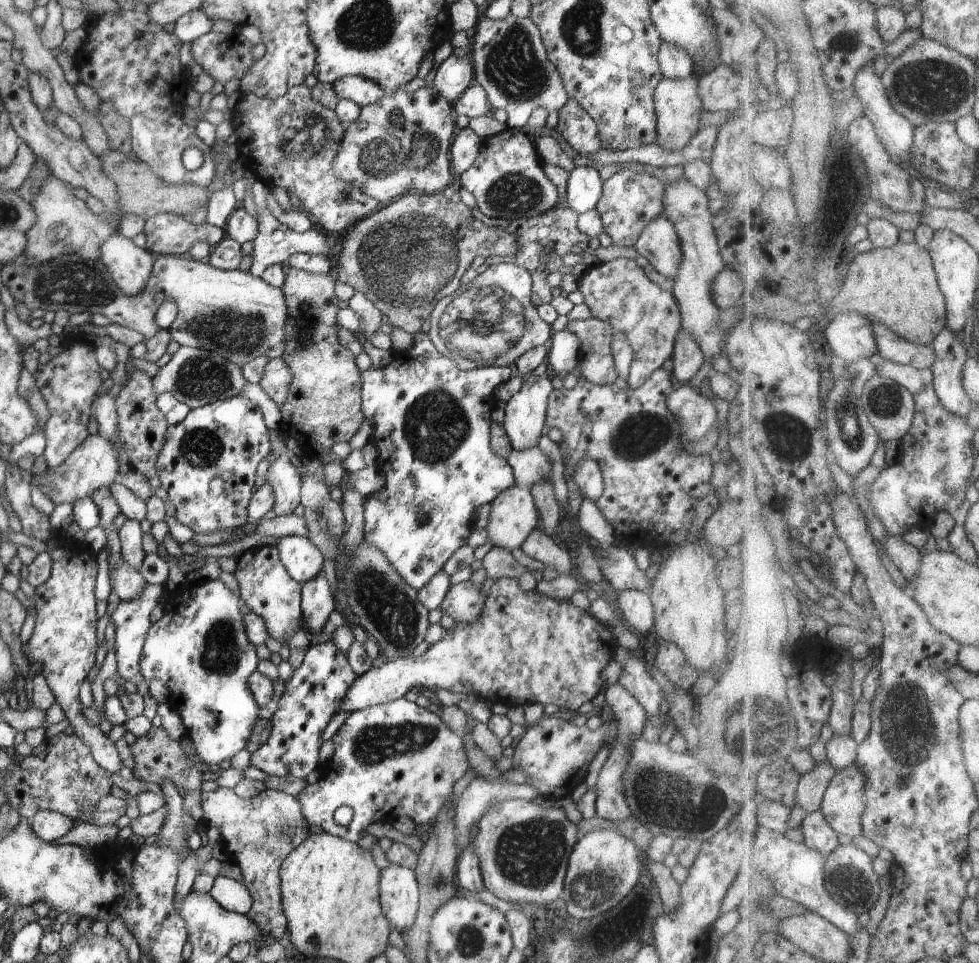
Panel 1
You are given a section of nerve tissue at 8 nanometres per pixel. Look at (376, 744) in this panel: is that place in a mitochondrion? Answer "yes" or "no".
yes

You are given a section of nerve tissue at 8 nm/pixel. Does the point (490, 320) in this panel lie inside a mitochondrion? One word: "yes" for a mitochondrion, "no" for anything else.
yes

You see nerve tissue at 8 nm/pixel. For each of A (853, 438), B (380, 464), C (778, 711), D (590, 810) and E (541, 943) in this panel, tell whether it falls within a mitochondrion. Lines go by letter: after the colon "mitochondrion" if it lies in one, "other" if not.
A: mitochondrion
B: other
C: mitochondrion
D: other
E: other

